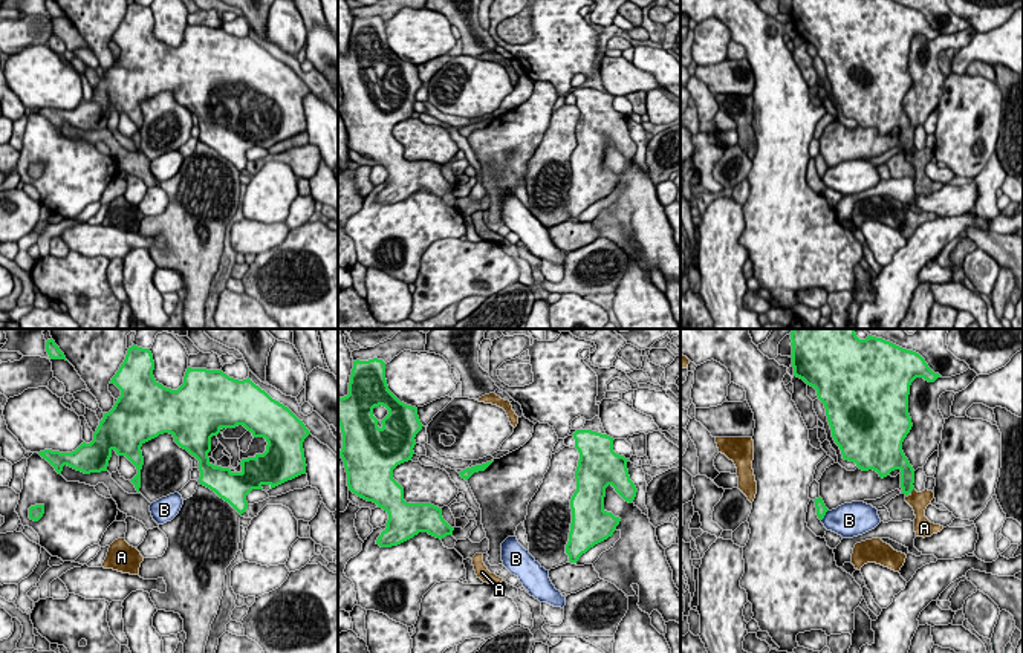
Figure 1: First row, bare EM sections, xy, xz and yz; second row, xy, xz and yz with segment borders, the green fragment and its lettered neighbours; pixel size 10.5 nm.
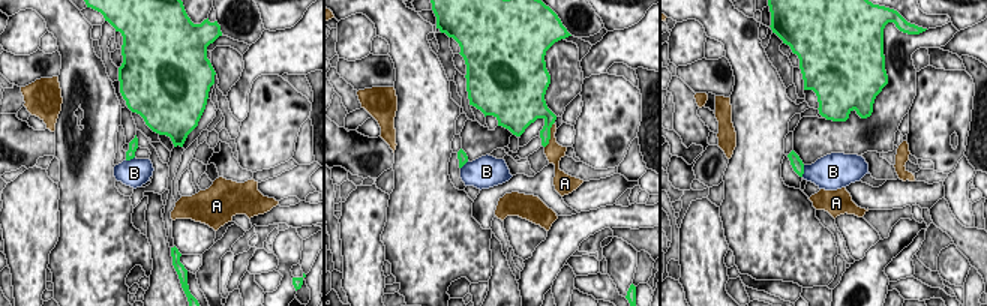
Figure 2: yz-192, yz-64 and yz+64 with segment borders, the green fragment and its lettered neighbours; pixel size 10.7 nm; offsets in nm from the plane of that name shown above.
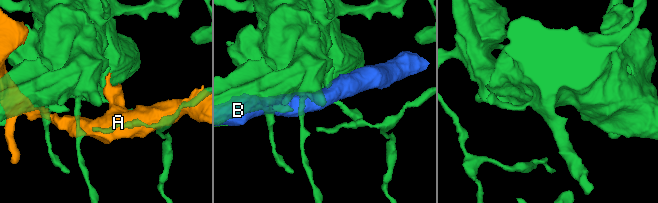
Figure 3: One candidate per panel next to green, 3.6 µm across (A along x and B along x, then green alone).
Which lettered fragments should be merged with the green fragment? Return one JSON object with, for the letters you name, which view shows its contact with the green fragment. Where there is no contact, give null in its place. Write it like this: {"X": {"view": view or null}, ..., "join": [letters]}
{"join": []}

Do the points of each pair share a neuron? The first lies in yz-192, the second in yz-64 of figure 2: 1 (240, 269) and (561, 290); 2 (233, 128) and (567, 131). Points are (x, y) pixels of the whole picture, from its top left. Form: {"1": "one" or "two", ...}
{"1": "one", "2": "one"}

